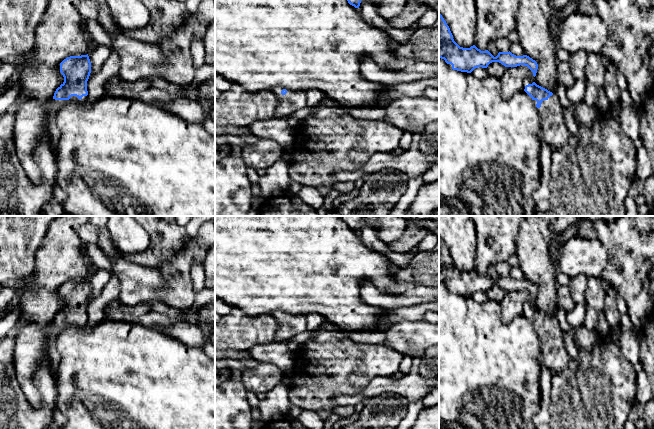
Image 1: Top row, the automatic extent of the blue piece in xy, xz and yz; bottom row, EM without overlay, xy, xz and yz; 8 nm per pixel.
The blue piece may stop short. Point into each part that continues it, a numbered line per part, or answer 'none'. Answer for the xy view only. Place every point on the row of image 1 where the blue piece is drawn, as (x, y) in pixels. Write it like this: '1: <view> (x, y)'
1: xy (54, 135)

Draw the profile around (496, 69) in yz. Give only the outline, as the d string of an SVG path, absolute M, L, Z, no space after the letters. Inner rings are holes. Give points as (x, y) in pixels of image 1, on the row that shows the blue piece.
M492 62L486 68L488 75L494 76L499 79L503 76L505 69L506 67L499 62Z

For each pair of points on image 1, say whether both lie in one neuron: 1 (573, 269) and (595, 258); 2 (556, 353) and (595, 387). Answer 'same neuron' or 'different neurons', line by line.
1: same neuron
2: different neurons

